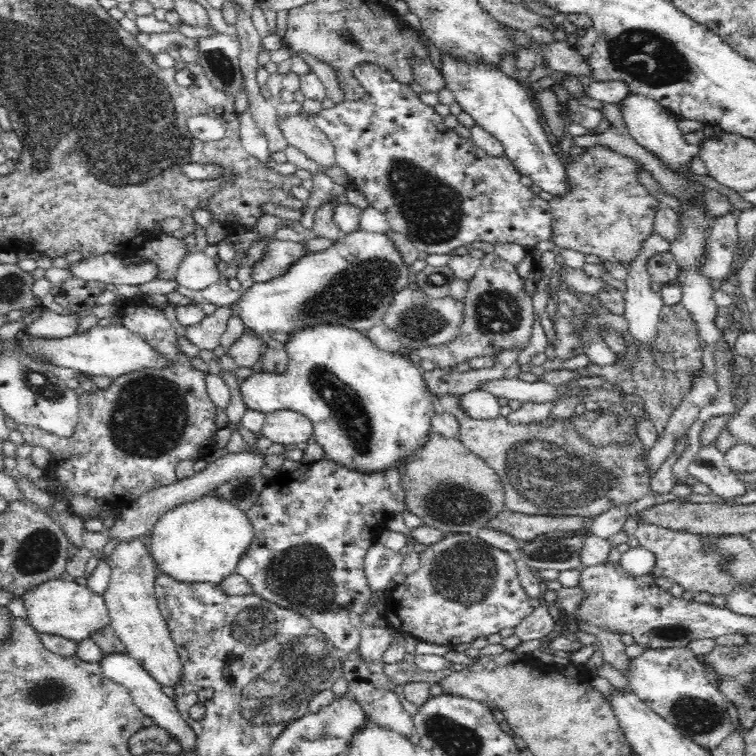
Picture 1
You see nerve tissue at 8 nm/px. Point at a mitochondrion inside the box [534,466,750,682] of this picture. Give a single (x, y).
(673, 630)

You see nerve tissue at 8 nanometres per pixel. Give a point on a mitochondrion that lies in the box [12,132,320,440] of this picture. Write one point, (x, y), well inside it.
(40, 386)

